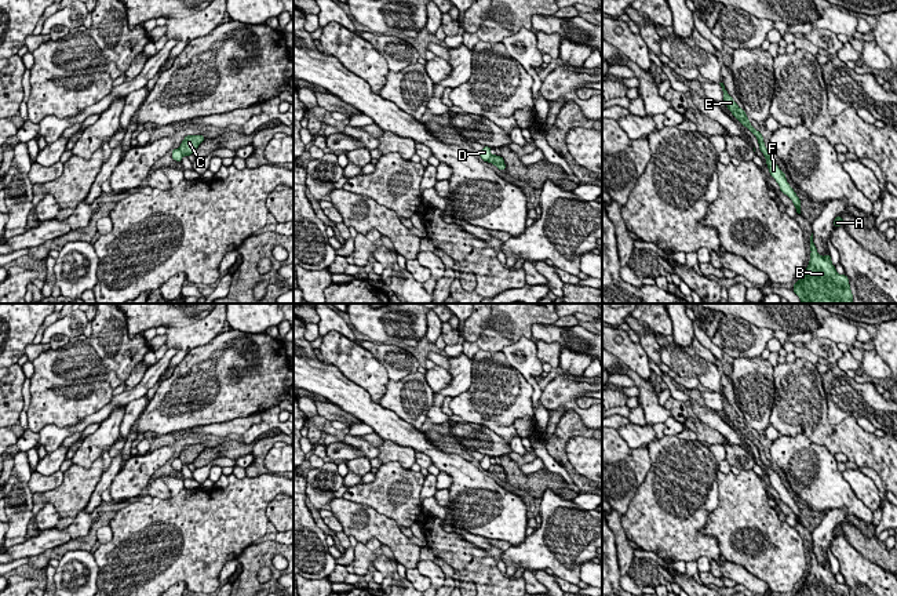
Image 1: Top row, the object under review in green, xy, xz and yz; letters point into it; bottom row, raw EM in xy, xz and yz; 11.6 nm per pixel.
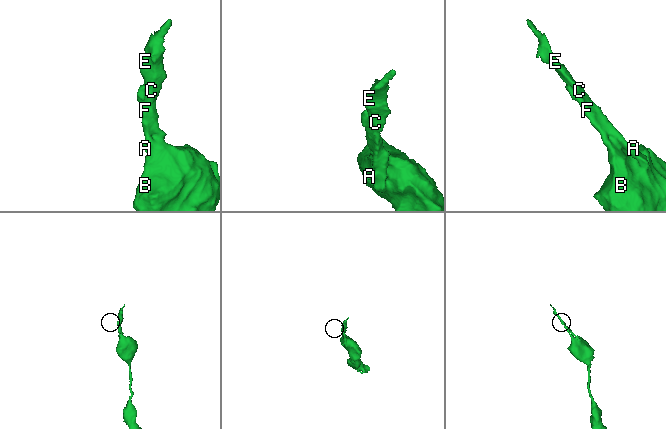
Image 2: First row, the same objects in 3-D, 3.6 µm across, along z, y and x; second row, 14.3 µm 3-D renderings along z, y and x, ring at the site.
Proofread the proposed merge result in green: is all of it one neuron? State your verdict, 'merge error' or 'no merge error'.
merge error

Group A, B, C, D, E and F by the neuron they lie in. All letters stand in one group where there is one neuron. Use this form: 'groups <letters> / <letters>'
groups A C E / B D F

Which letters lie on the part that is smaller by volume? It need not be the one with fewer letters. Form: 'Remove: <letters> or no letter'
Remove: A, C, E

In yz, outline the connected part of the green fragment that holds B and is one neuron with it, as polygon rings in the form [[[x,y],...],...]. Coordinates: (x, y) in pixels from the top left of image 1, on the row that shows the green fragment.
[[[813,233],[809,246],[812,250],[809,265],[792,288],[802,304],[853,304],[849,277],[836,273],[829,254],[818,255]]]

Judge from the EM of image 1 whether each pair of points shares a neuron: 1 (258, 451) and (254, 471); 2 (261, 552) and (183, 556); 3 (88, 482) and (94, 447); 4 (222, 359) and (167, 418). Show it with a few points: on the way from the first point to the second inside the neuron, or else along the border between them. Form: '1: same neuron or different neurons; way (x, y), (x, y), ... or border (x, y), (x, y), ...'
1: same neuron; way (258, 455), (258, 467)
2: different neurons; border (255, 542), (250, 544), (237, 558)
3: different neurons; border (101, 455), (87, 468), (72, 464)
4: same neuron; way (205, 370), (171, 402)

